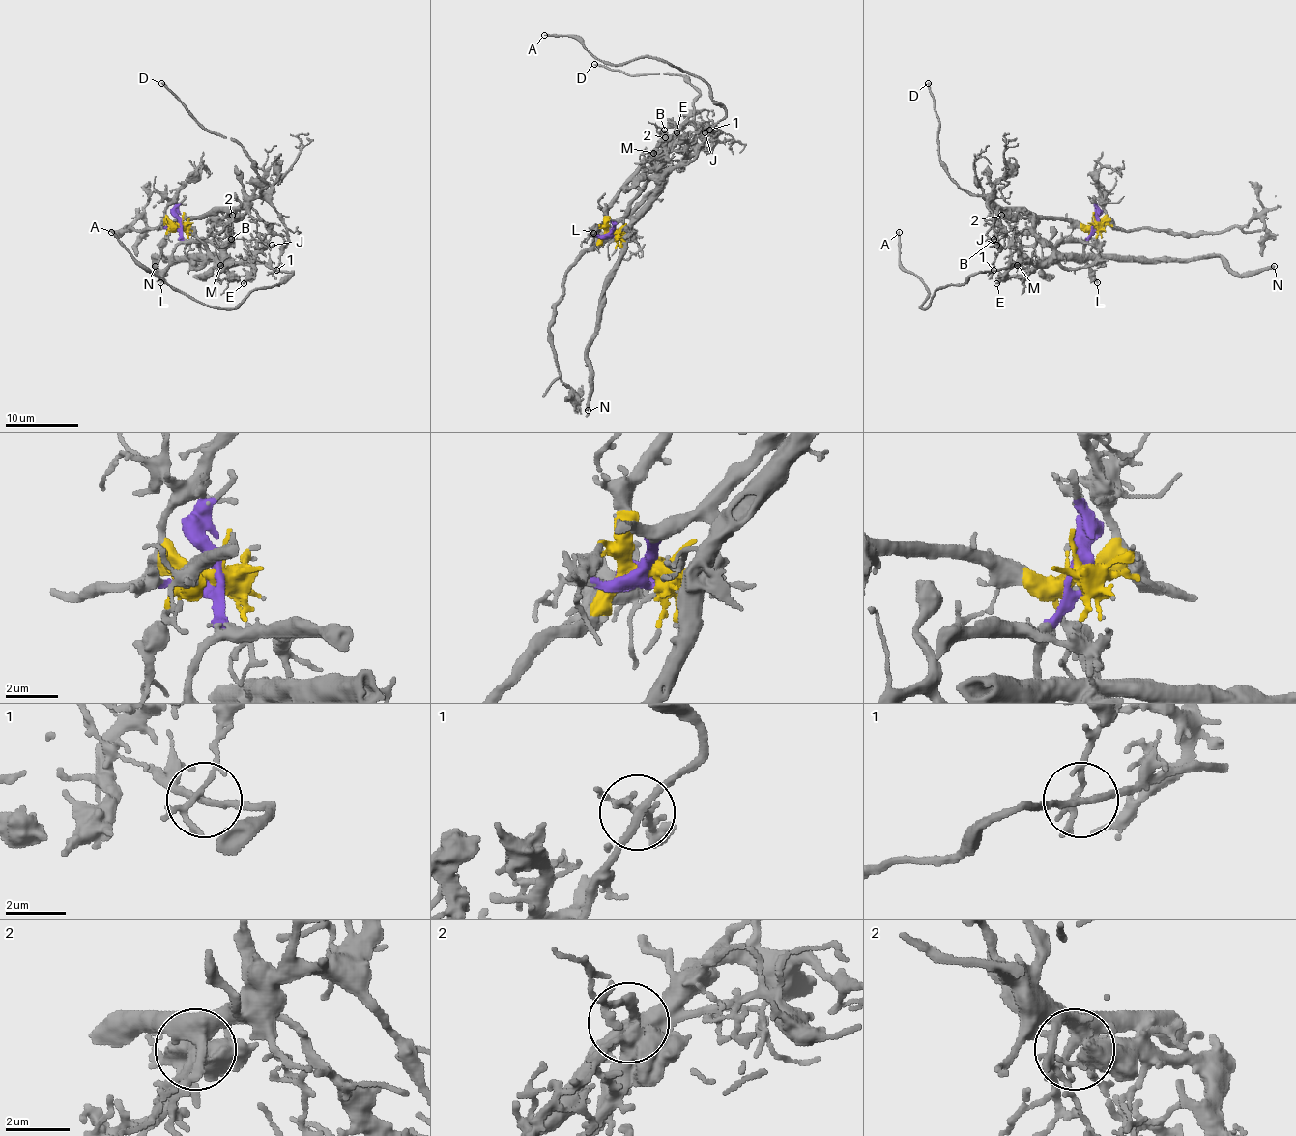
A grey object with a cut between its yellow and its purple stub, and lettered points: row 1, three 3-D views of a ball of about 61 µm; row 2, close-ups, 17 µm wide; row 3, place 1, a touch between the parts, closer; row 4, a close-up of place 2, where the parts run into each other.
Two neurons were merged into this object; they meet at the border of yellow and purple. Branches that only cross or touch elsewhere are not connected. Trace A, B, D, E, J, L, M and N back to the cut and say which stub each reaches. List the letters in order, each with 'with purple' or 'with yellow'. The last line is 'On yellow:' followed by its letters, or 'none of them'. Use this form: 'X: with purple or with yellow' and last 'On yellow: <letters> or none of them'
A: with purple
B: with yellow
D: with yellow
E: with purple
J: with yellow
L: with purple
M: with purple
N: with purple
On yellow: B, D, J

